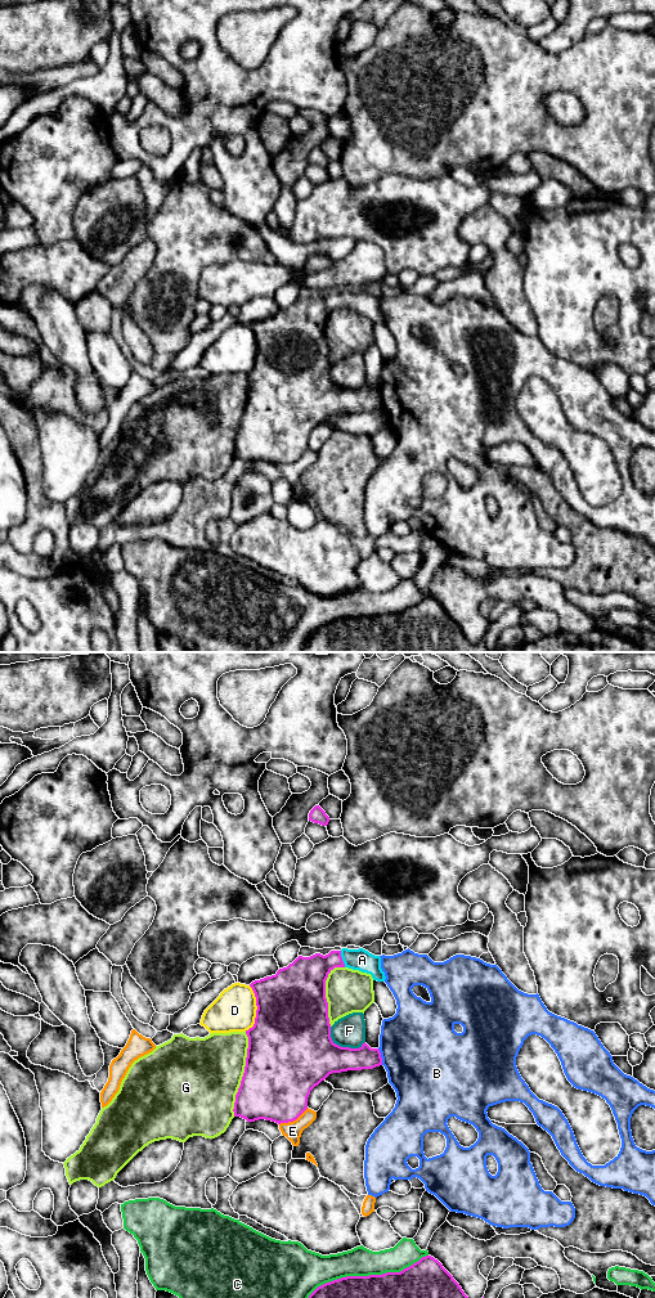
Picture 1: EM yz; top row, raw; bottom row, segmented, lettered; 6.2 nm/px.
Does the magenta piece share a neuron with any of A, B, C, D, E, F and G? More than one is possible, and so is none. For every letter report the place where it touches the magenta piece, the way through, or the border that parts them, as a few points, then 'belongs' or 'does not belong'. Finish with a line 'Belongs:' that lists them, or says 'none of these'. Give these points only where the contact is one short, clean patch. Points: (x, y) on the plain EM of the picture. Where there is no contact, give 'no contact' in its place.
A: contact yz (341, 300); way yz (306, 318), (318, 308), (341, 300), (362, 301); belongs
B: contact yz (380, 398); does not belong
C: contact yz (360, 618); does not belong
D: contact yz (256, 351); does not belong
E: contact yz (294, 461); does not belong
F: contact yz (342, 389); does not belong
G: contact yz (243, 416); does not belong
Belongs: A

